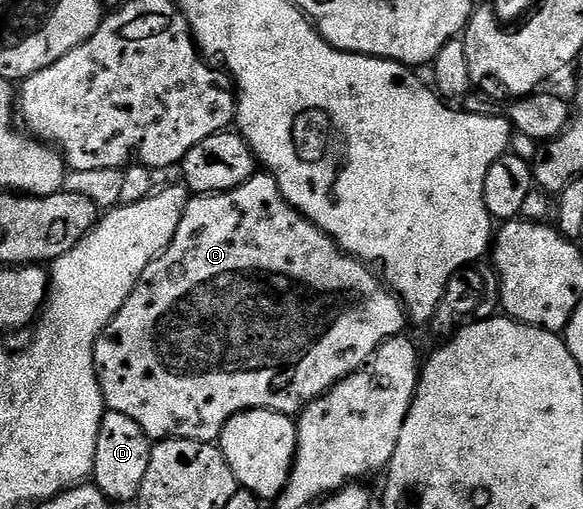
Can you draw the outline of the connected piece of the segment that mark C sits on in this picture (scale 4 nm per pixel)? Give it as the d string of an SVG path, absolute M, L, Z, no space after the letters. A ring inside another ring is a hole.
M258 174L226 192L190 195L183 218L175 230L175 238L167 250L156 256L147 270L143 270L127 302L123 302L113 321L101 331L101 337L93 347L93 357L108 411L135 418L135 422L139 422L145 435L153 442L198 440L212 444L220 441L226 422L249 408L266 408L272 412L282 412L284 416L304 412L306 404L315 402L340 380L346 380L353 372L358 372L376 354L380 344L386 344L393 336L402 335L406 331L405 324L405 305L398 300L396 292L383 283L382 277L370 265L348 256L333 241L333 237L319 230L319 226L307 220L302 212L292 208L287 198L283 198L277 179L272 174Z

